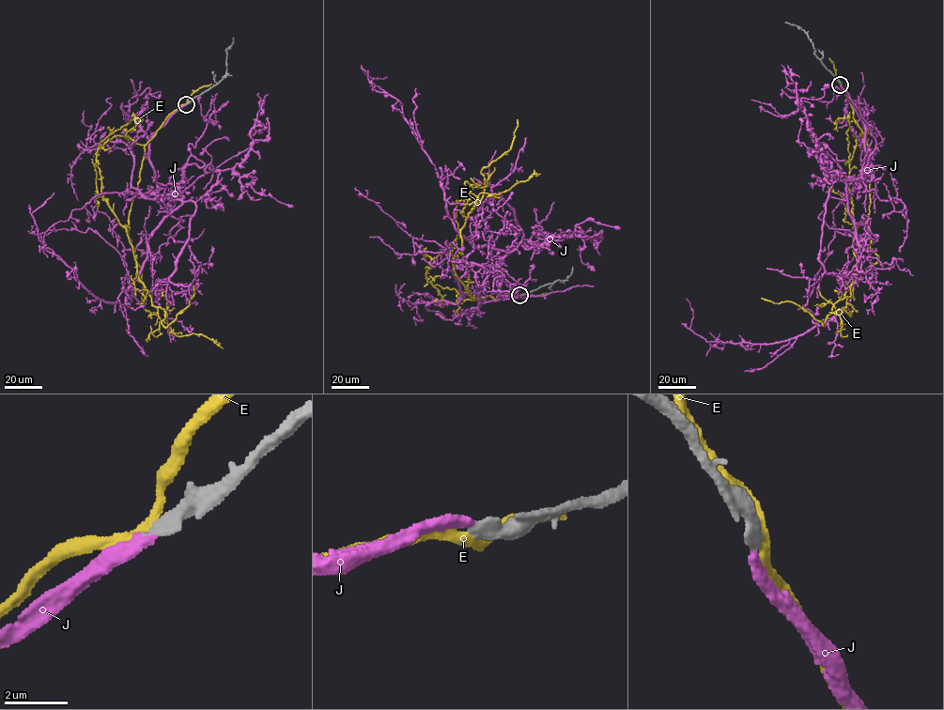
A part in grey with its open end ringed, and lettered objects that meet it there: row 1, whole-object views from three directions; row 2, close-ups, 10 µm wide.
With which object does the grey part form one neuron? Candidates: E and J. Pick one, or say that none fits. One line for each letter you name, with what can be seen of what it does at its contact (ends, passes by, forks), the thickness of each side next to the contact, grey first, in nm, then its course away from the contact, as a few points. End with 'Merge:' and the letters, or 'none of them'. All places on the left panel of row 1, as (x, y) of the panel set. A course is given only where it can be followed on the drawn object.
J: It ends there. Thickness 440 nm (grey) against 360 nm. Its course: (187, 104), (149, 141), (157, 200), (181, 204), (123, 305), (38, 239), (32, 212), (54, 192)
Merge: J

